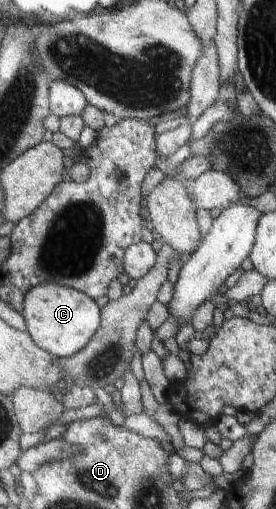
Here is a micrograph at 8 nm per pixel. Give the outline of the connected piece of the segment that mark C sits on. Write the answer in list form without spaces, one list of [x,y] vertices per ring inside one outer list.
[[[52,282],[41,284],[28,292],[23,316],[38,346],[60,358],[72,358],[82,352],[103,325],[103,310],[95,298],[81,290]]]

